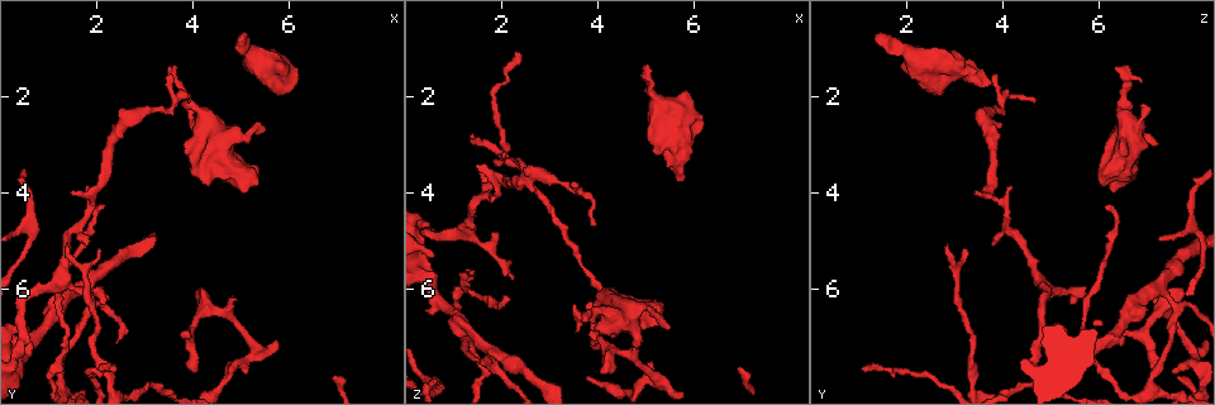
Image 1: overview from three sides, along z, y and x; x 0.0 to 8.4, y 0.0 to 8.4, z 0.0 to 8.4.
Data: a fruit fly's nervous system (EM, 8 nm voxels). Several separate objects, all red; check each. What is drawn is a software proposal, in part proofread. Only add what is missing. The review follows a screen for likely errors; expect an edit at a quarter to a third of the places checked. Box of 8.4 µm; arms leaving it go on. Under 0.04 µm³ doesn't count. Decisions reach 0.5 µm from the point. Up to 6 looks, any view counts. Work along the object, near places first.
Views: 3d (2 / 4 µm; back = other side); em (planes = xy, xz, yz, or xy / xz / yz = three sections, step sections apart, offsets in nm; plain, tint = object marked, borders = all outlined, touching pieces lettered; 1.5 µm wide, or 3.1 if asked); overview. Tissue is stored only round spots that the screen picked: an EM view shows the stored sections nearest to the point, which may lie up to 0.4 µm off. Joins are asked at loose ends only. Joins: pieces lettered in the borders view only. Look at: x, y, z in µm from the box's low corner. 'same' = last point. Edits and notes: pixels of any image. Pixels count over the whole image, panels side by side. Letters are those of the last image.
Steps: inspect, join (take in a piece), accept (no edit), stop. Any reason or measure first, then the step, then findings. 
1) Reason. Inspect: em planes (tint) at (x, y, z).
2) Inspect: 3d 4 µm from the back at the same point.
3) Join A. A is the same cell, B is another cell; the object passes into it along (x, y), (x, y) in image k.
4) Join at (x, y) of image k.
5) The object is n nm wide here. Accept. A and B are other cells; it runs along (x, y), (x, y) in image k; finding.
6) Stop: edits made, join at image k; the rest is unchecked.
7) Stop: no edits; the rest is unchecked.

Tapers out. Inspect: em planes (borders) at (3.45, 1.35, 6.30).

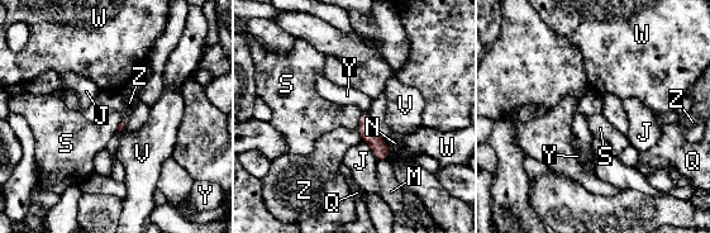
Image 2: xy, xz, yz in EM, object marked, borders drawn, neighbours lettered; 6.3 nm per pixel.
Accept. J, M, N, Q, S, V, W, Y and Z are other cells; no lettered piece goes on from it.

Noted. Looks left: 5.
Thin end. Inspect: 3d 4 µm at (2.05, 4.30, 6.05).

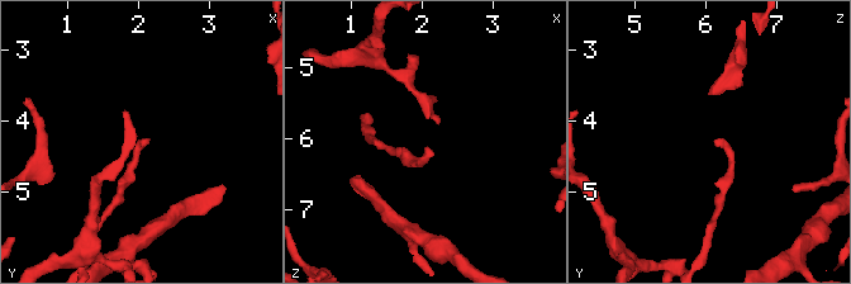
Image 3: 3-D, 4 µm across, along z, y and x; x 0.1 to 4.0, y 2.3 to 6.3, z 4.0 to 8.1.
Now the EM. Inspect: em planes (borders) at (2.05, 4.30, 6.10).

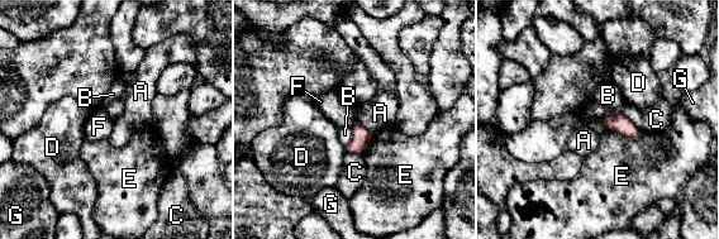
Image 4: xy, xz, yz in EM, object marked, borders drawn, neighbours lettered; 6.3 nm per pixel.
Accept. A, B, C, D, E, F and G are other cells; a border runs along (601, 119), (606, 129) in image 4; no lettered piece goes on from it.

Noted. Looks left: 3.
An open end. Inspect: em planes (borders) at (2.10, 5.20, 3.20).

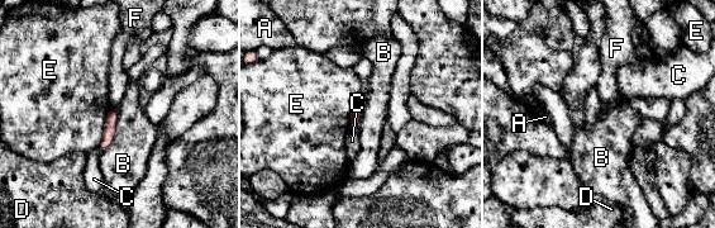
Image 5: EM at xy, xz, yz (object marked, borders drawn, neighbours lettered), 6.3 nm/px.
The longest contact is with B, 300 nm. Accept. A, B, C, D, E and F are other cells; none of them fits.

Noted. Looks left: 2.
Stop: no edits; the rest is unchecked.

